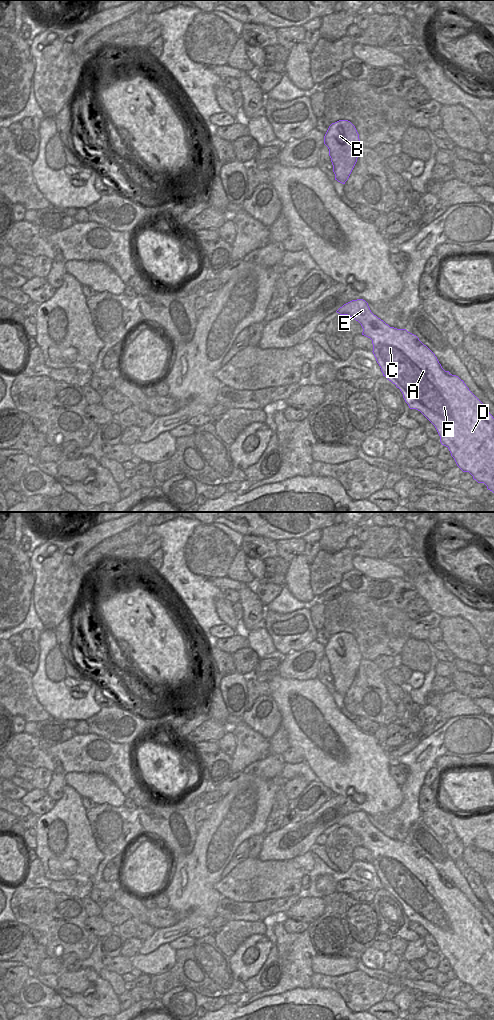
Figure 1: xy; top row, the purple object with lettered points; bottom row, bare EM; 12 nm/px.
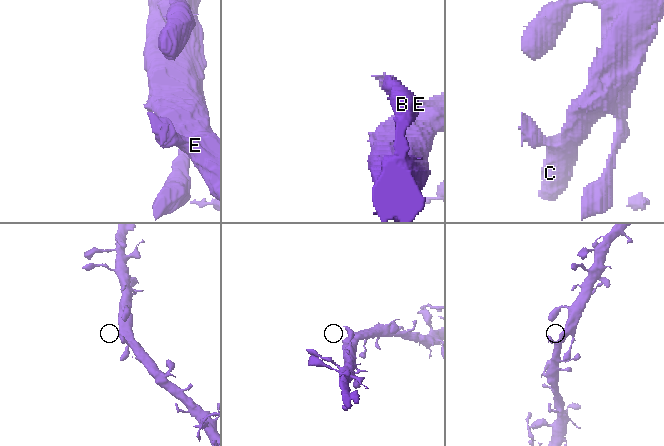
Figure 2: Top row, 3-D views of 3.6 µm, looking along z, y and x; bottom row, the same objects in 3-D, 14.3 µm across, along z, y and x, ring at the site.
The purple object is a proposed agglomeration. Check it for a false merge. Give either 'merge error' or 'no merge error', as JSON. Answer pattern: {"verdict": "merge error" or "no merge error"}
{"verdict": "no merge error"}

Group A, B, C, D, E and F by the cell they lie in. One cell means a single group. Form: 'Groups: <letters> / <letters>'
Groups: A B C D E F.

